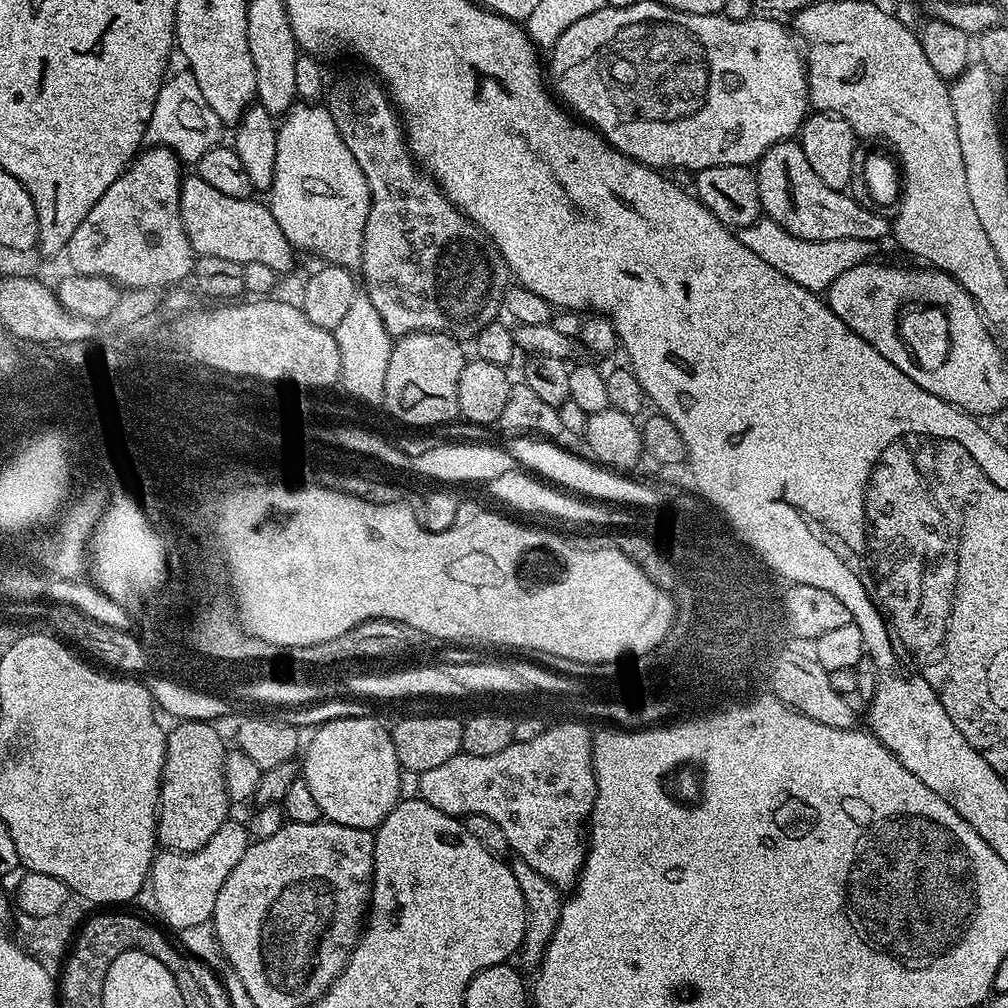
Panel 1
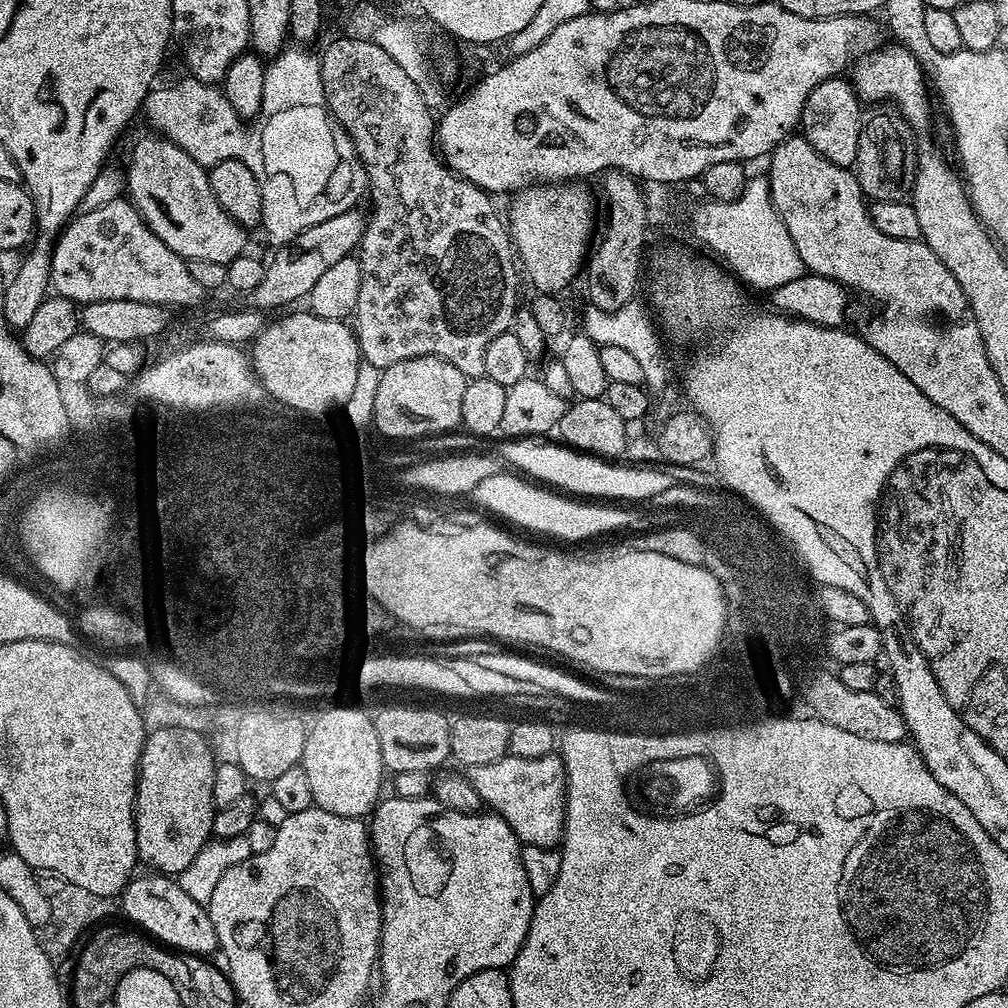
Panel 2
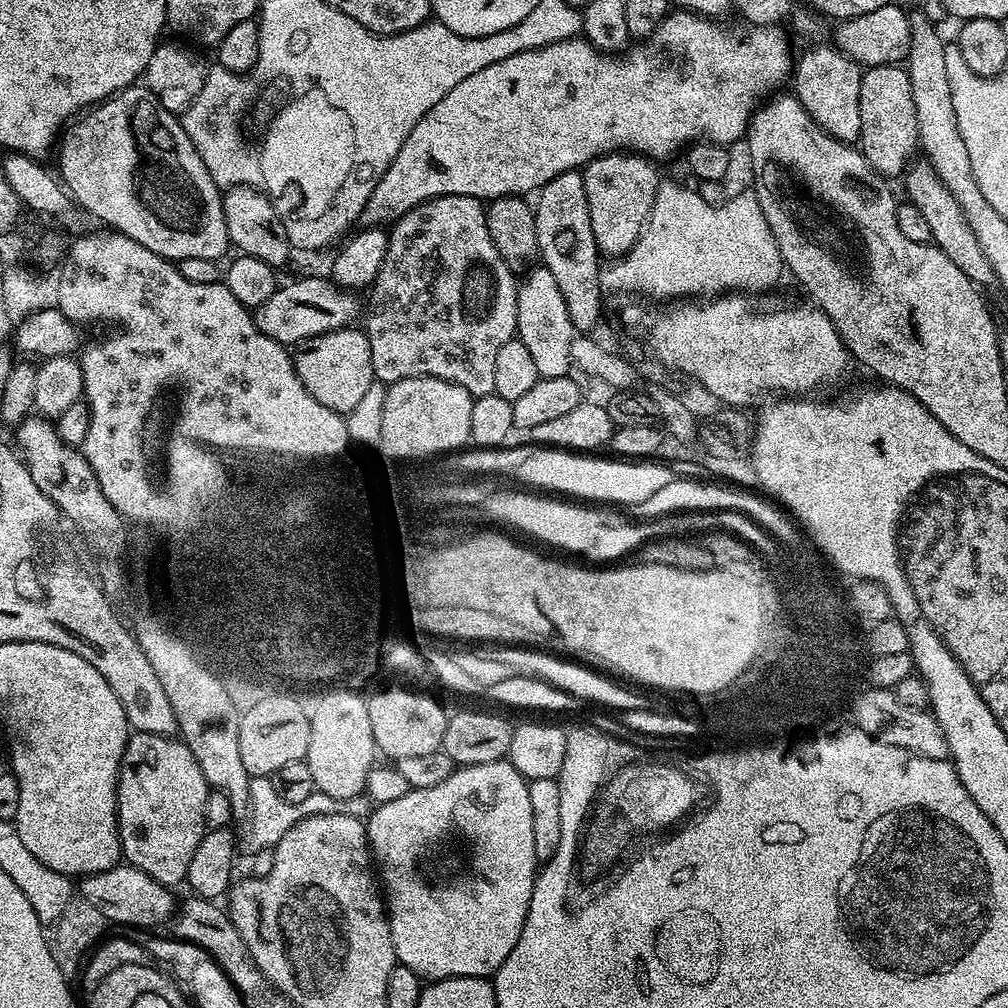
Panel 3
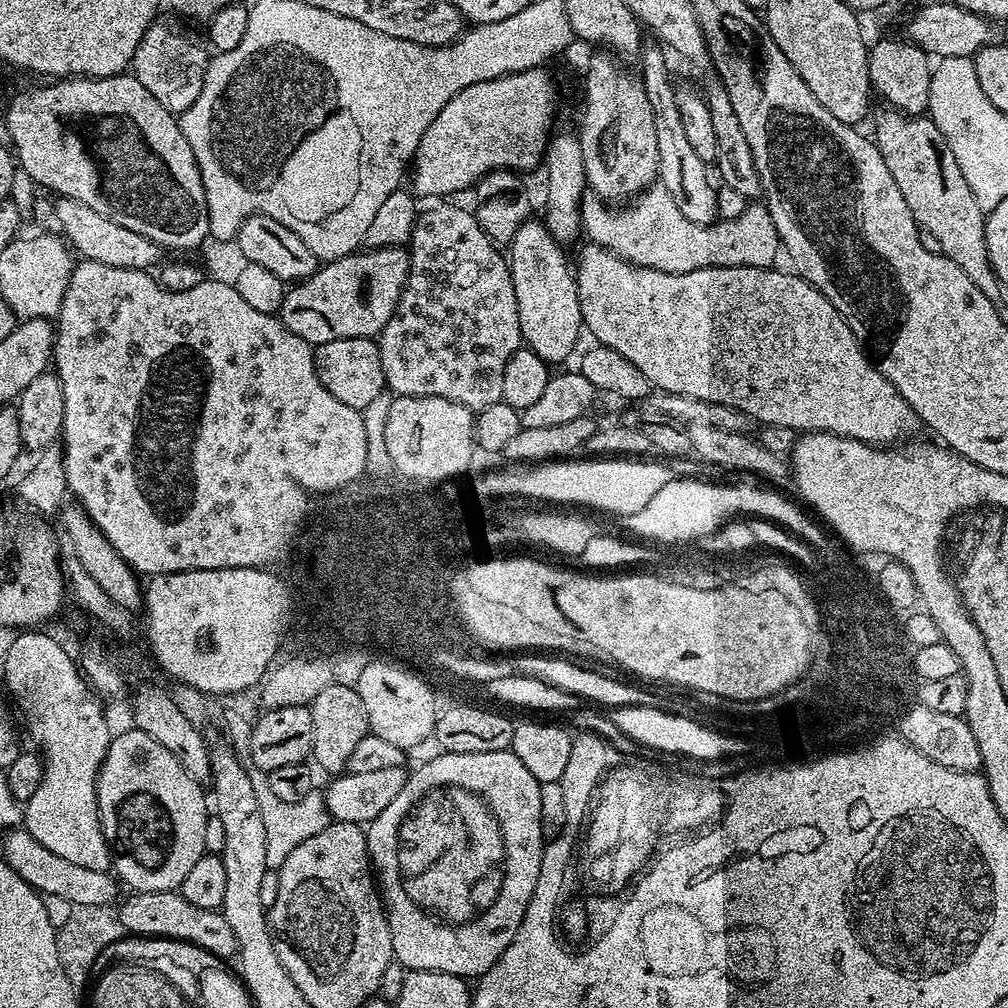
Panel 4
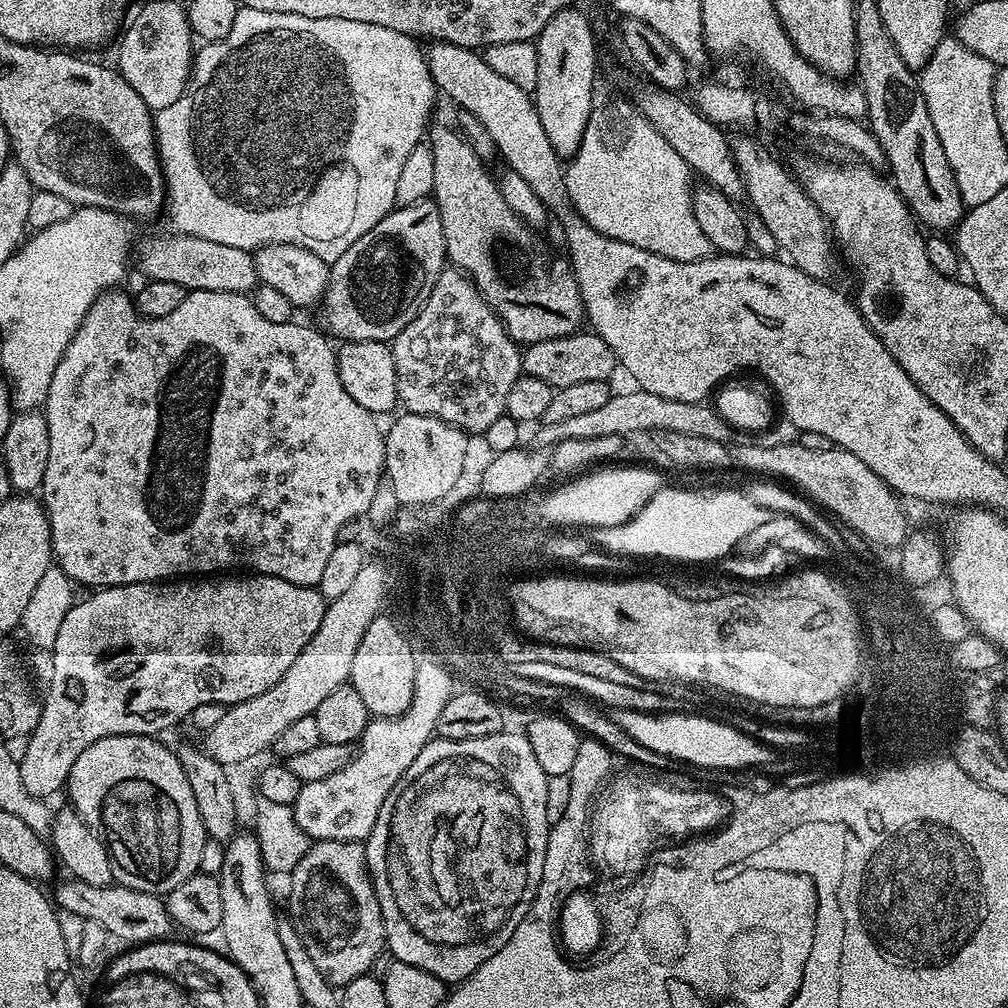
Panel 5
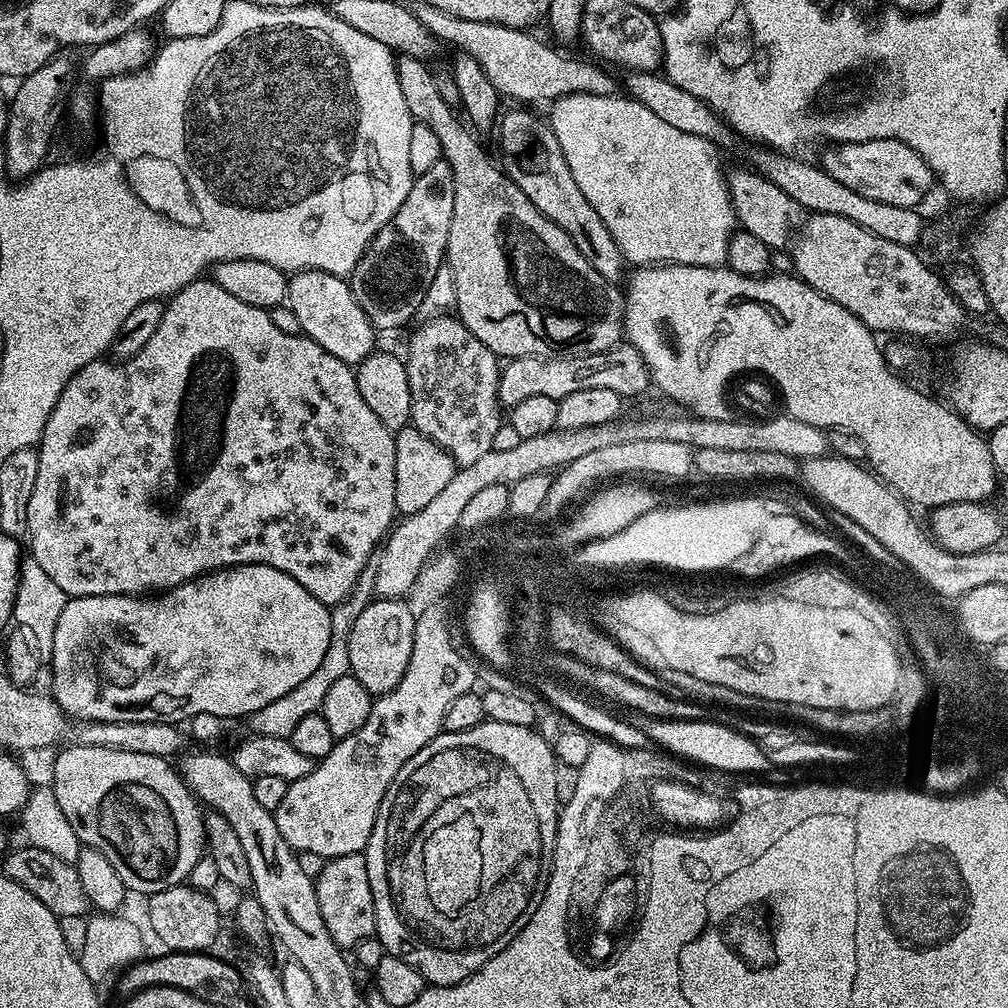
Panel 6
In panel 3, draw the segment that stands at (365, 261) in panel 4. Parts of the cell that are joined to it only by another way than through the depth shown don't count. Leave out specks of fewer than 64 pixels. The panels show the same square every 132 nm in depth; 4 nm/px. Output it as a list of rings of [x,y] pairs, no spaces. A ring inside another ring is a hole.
[[[304,276],[301,280],[292,280],[289,284],[281,283],[254,310],[254,319],[258,330],[266,334],[266,338],[274,338],[285,346],[300,346],[327,332],[349,327],[356,315],[361,315],[362,304],[355,300],[353,293],[340,287],[331,279],[323,280],[320,276]]]

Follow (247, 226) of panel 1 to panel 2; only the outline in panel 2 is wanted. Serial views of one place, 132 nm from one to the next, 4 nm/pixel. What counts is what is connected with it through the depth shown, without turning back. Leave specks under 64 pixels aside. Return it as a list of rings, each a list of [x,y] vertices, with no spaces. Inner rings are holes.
[[[159,134],[140,136],[132,148],[132,158],[126,163],[127,199],[142,214],[142,218],[162,238],[170,250],[185,260],[222,262],[228,264],[234,258],[245,255],[245,228],[214,198],[210,190],[208,169],[204,168],[186,150]]]

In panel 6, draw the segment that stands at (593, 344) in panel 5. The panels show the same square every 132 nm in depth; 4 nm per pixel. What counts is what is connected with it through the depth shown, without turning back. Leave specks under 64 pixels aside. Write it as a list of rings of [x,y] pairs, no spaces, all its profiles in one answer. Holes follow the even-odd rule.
[[[621,342],[605,352],[581,356],[518,356],[509,359],[500,370],[498,398],[501,405],[510,410],[533,394],[546,394],[546,398],[561,400],[566,398],[566,394],[574,394],[578,390],[605,389],[631,398],[647,388],[650,388],[650,377],[642,354],[633,344]]]

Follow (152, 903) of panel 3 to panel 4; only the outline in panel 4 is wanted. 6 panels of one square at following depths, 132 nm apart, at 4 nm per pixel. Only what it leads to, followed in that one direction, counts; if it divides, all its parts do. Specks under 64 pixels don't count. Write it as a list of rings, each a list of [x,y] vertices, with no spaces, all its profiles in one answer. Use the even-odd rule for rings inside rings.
[[[22,826],[9,829],[3,835],[2,852],[3,859],[14,869],[20,878],[28,885],[36,889],[43,895],[64,898],[70,902],[73,907],[90,906],[108,906],[118,897],[117,879],[109,872],[87,869],[76,862],[69,862],[66,858],[59,857],[52,850],[46,849],[28,830]]]

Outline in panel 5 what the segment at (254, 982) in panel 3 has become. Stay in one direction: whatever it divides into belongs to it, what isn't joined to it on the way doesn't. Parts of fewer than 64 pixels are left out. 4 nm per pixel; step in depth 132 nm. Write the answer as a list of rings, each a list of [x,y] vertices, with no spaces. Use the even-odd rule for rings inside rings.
[[[67,878],[56,888],[54,895],[55,907],[62,911],[69,911],[72,914],[78,914],[78,917],[87,921],[89,925],[96,925],[98,928],[105,928],[111,933],[118,934],[119,938],[124,940],[125,945],[135,946],[138,944],[150,944],[154,940],[163,940],[169,935],[168,931],[173,931],[174,925],[164,896],[155,896],[142,890],[127,888],[115,882],[106,886],[90,886],[86,882],[75,878]]]

